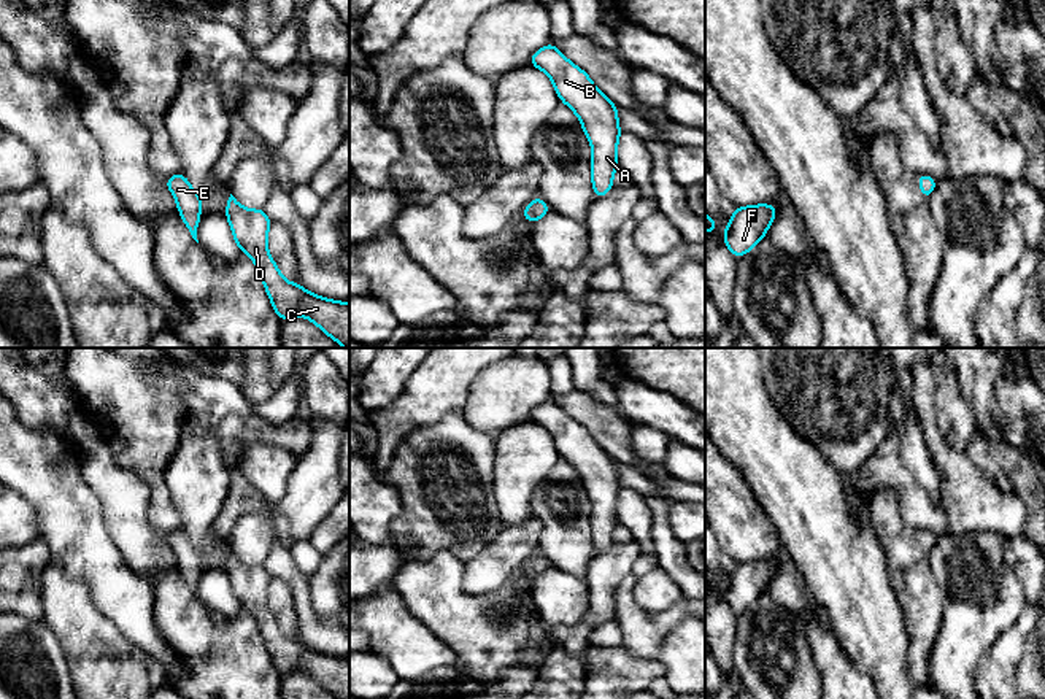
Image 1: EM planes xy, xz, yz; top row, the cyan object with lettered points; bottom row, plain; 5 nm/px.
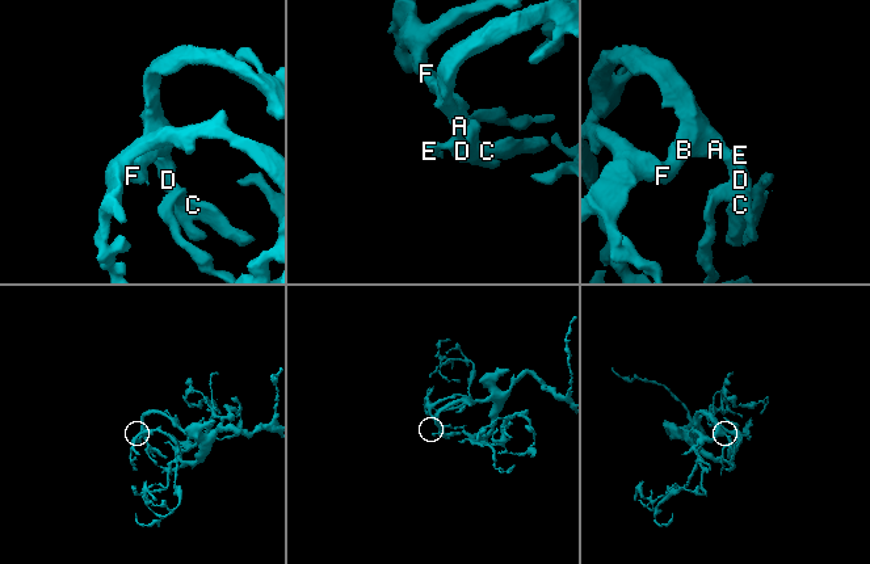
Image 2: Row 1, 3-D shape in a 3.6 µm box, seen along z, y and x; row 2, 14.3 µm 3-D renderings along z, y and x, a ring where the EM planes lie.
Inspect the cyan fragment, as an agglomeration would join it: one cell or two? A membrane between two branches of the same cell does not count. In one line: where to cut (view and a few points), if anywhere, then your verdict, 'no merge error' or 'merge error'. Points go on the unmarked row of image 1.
no cut; no merge error

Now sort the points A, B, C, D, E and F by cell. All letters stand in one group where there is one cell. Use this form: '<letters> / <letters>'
A B C D E F

